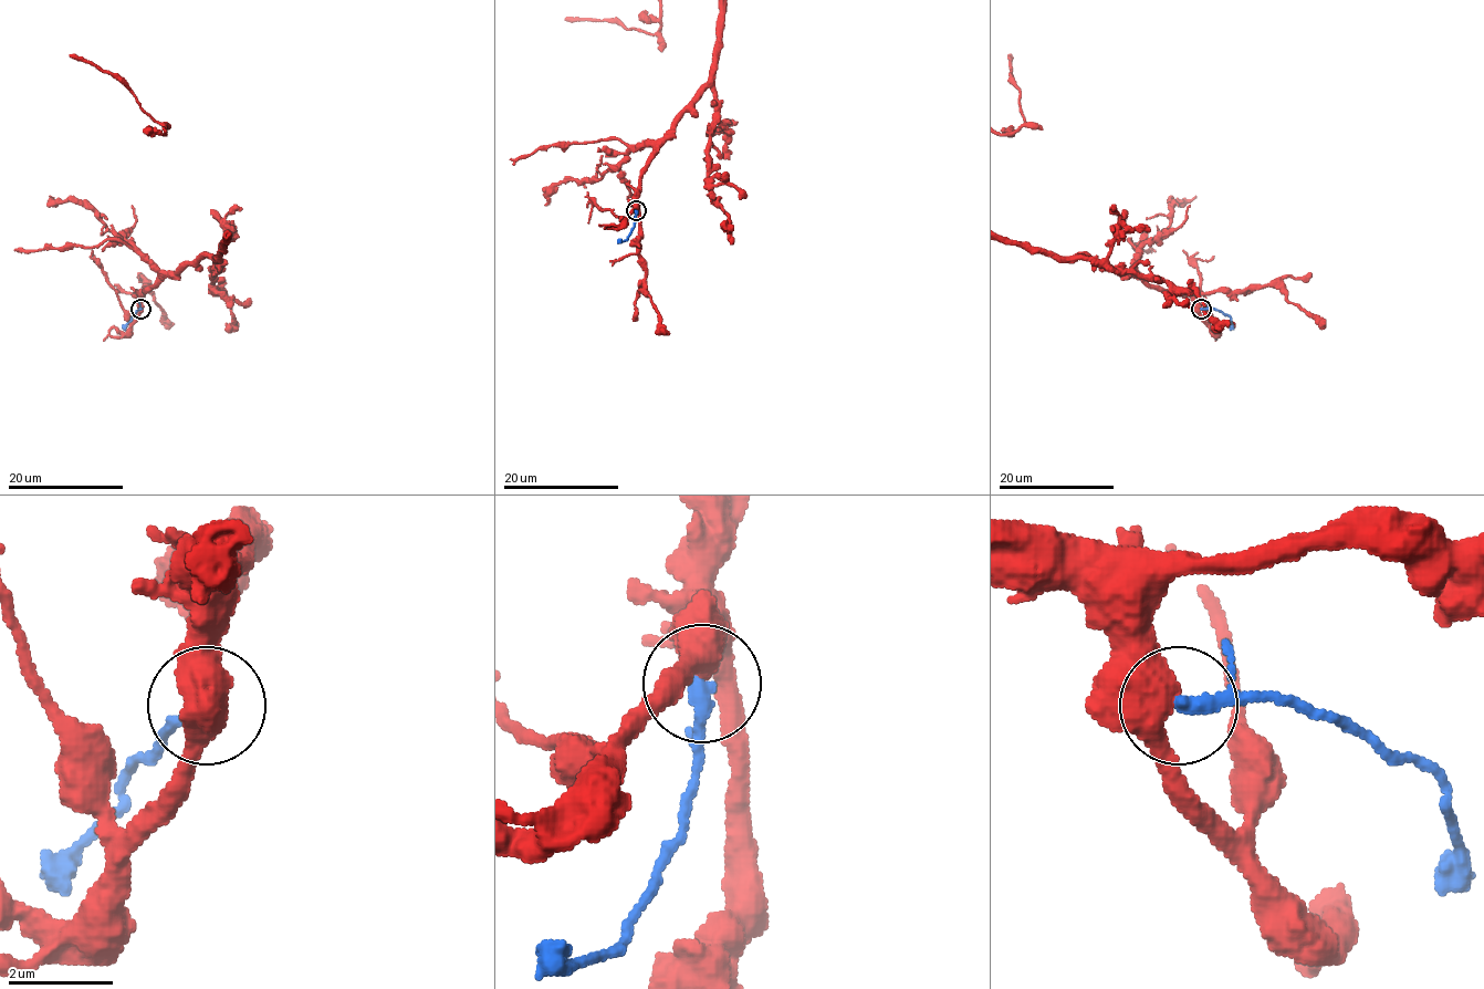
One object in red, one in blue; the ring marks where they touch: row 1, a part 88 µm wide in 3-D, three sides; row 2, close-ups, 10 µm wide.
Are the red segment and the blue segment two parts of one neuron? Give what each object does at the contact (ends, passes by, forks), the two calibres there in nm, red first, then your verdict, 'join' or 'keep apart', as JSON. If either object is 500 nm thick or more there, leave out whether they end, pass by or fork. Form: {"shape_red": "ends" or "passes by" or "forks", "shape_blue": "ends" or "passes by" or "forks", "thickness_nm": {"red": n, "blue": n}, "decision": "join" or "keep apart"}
{"thickness_nm": {"red": 550, "blue": 240}, "decision": "keep apart"}

